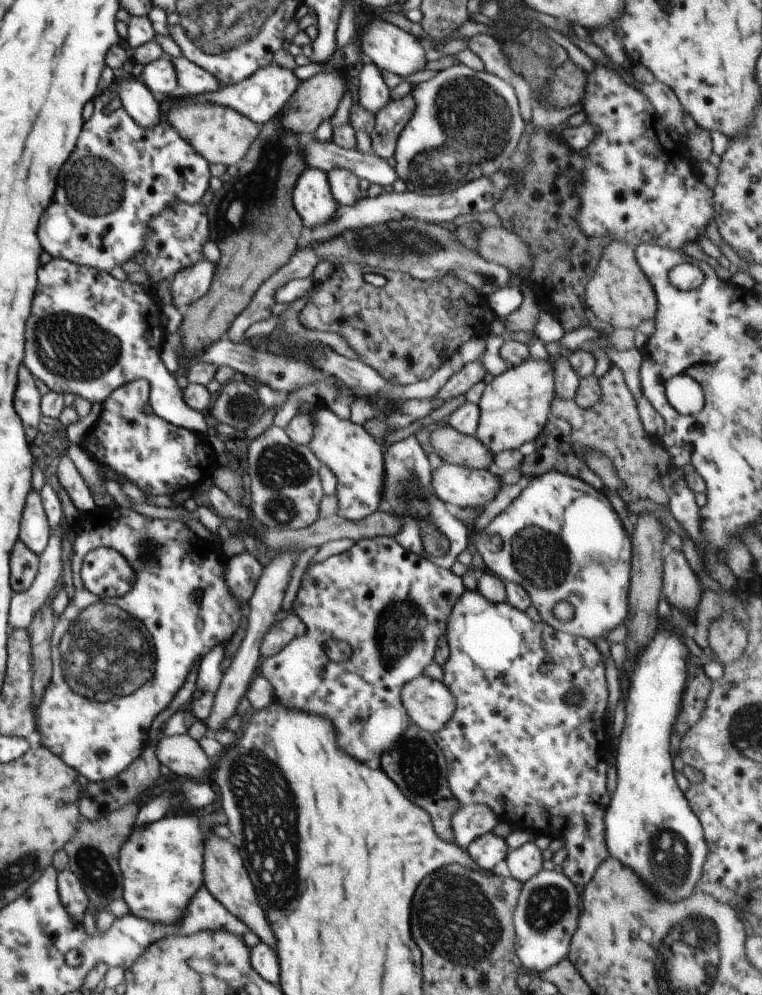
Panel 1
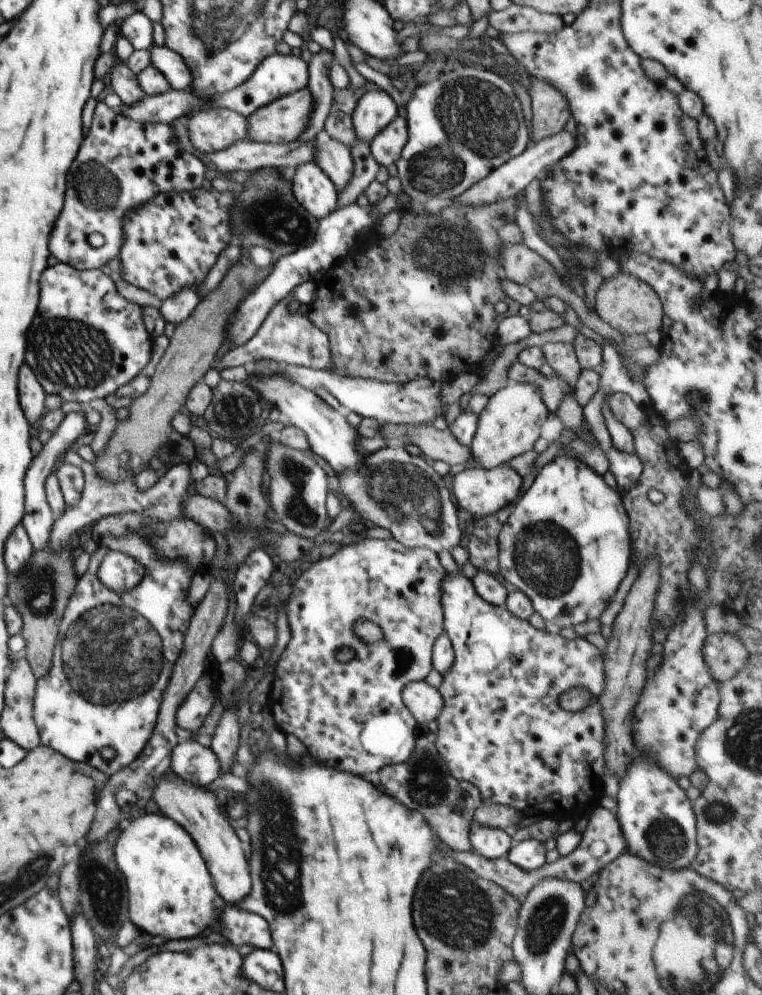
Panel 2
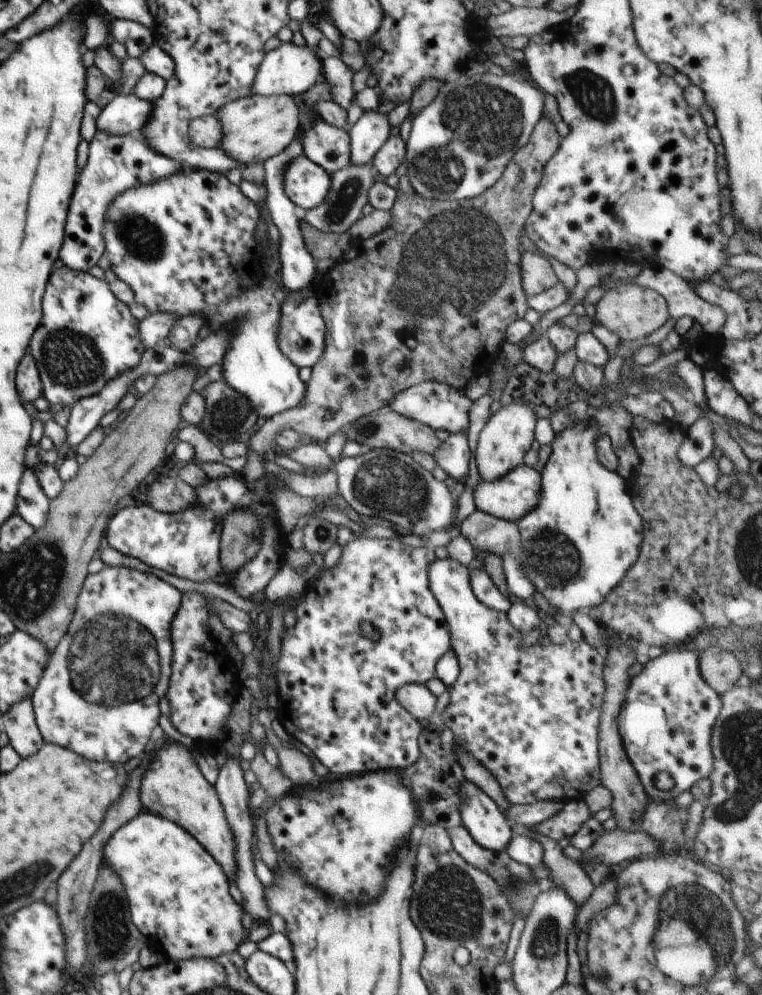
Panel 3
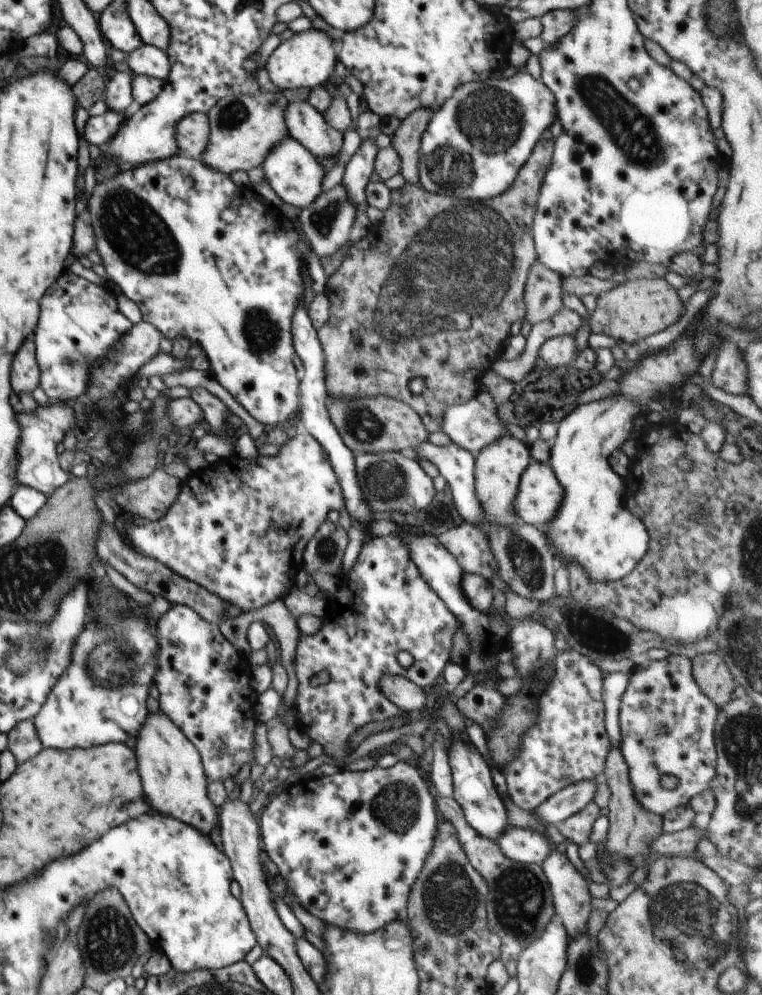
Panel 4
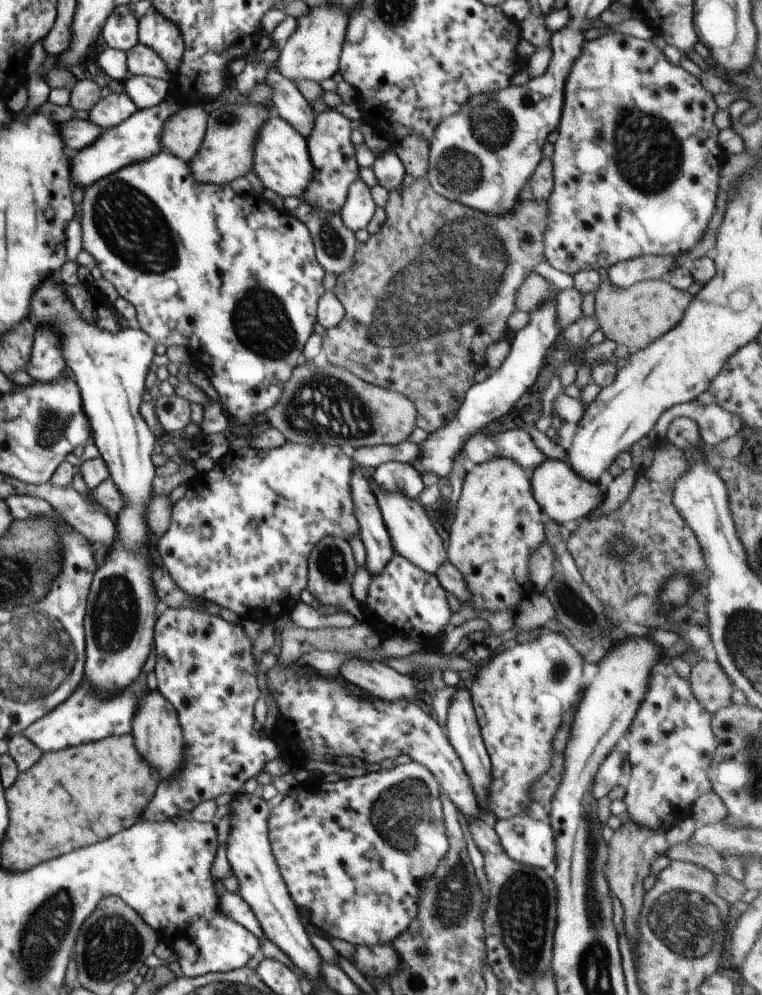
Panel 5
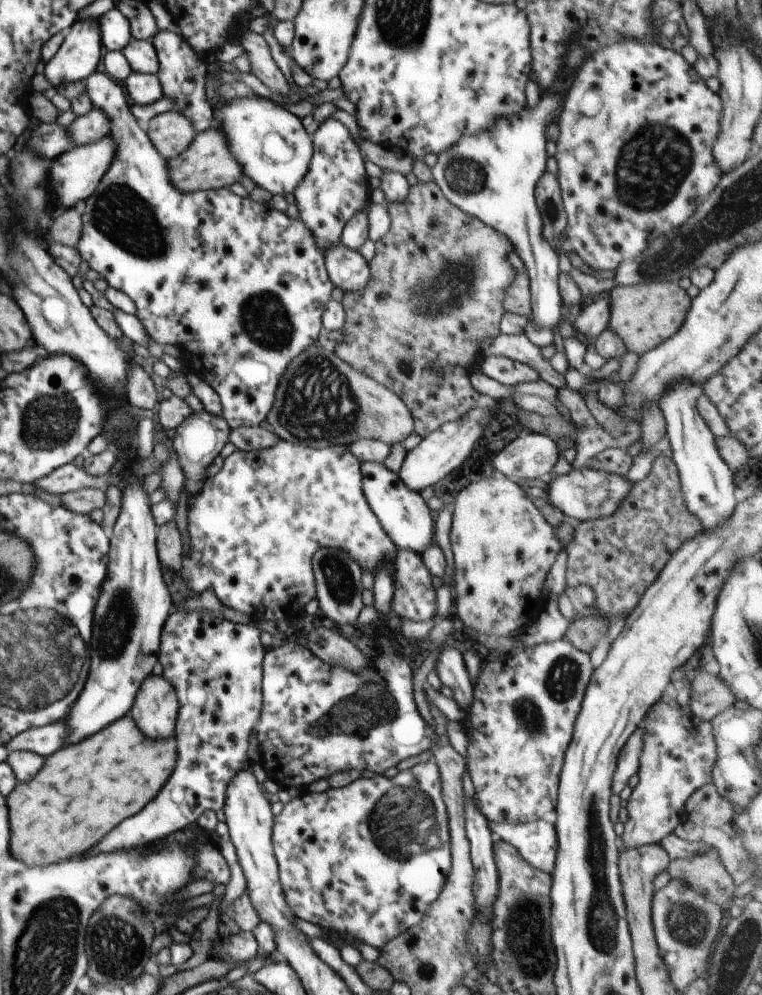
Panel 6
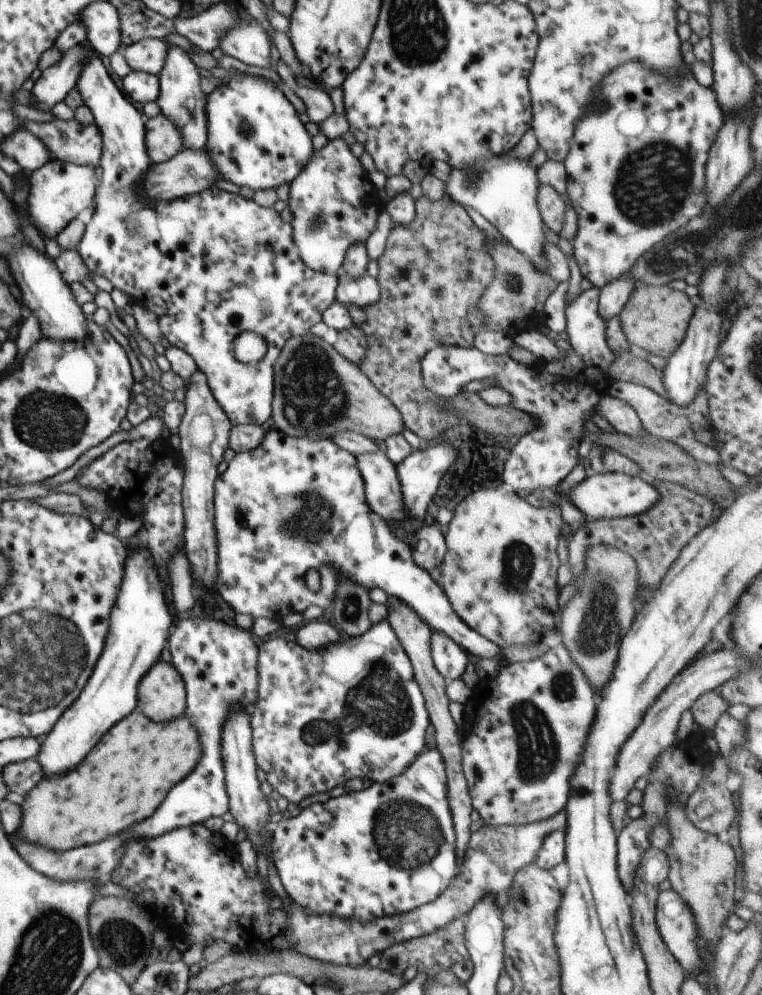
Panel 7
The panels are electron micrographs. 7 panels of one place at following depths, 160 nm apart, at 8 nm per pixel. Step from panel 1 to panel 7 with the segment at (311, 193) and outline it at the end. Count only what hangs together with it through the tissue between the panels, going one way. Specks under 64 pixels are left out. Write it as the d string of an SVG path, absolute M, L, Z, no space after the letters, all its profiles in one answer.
M238 72L234 77L224 77L220 85L207 94L205 111L208 117L205 150L221 178L236 186L248 186L255 192L277 189L282 184L290 184L310 163L312 138L298 117L299 112L276 86L274 76Z

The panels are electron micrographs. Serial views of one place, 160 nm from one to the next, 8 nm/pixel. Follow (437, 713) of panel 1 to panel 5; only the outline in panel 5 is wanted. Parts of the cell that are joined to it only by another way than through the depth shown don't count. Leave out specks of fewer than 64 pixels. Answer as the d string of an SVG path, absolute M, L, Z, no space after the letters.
M352 657L340 666L339 675L366 694L385 701L414 699L418 692L414 679L396 672L384 662Z

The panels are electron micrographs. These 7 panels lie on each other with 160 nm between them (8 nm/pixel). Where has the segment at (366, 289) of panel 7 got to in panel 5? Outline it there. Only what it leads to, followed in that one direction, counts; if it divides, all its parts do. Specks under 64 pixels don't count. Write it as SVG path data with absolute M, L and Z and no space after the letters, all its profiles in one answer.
M314 209L304 220L312 235L317 261L325 272L338 276L352 269L355 262L356 237L343 225L339 212L327 213Z

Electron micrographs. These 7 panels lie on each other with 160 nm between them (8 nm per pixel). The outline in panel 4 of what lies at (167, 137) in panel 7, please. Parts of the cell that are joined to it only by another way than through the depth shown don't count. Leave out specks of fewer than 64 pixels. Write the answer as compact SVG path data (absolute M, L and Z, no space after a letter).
M193 112L176 123L175 139L180 153L198 159L209 141L211 130L209 116L203 112Z

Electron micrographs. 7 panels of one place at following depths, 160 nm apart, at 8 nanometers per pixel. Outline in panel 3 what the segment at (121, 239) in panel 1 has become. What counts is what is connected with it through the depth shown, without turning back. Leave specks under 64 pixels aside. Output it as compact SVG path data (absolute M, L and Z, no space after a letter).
M97 130L89 144L87 164L79 172L74 196L71 196L66 221L66 238L64 246L60 248L58 264L77 271L87 271L96 266L100 257L105 254L103 228L111 202L133 186L159 181L162 176L175 175L182 169L186 169L184 164L158 154L143 140L142 135L117 137Z

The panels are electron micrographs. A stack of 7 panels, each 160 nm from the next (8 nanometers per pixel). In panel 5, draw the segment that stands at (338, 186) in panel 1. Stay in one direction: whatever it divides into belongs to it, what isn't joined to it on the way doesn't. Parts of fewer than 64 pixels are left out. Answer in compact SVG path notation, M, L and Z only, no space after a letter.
M276 66L270 68L264 82L272 88L274 112L308 138L318 117L295 82L283 77Z

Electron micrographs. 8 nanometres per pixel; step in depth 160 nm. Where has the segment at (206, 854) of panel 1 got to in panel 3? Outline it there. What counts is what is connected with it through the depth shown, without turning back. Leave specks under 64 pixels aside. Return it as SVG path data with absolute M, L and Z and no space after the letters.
M168 741L164 743L154 754L151 760L151 763L148 765L148 768L145 768L143 775L141 776L141 785L139 790L139 797L141 803L144 806L145 810L148 810L154 814L160 815L161 817L167 818L168 820L174 821L176 824L179 824L184 830L187 830L200 844L212 855L212 858L216 860L219 865L222 865L226 876L232 880L235 880L235 870L236 859L235 859L235 838L233 837L233 832L231 826L228 824L227 818L225 817L224 807L218 798L216 789L206 780L206 777L201 773L198 763L195 761L193 754L191 753L193 749L188 748L186 745L179 743L178 741Z

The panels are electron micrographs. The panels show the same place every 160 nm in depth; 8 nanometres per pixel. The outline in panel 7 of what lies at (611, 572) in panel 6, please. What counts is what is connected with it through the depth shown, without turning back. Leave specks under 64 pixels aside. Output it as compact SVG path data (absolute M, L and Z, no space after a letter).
M654 481L653 484L661 494L659 501L645 513L633 517L618 517L613 519L586 520L583 528L580 528L568 543L568 562L574 574L574 580L581 577L584 570L585 552L588 547L605 544L612 545L625 553L631 554L637 562L639 572L639 588L656 588L663 576L668 572L672 563L678 558L679 552L696 536L704 527L712 522L713 504L705 496L700 496L686 487L664 481Z

